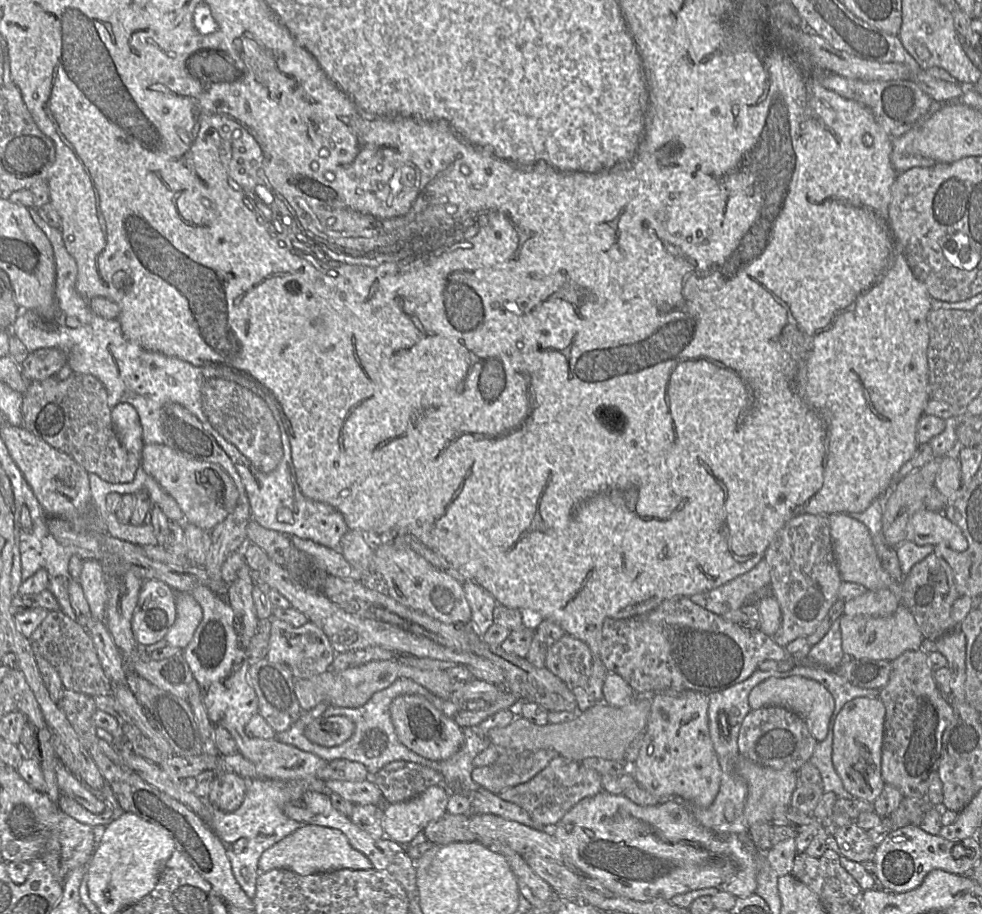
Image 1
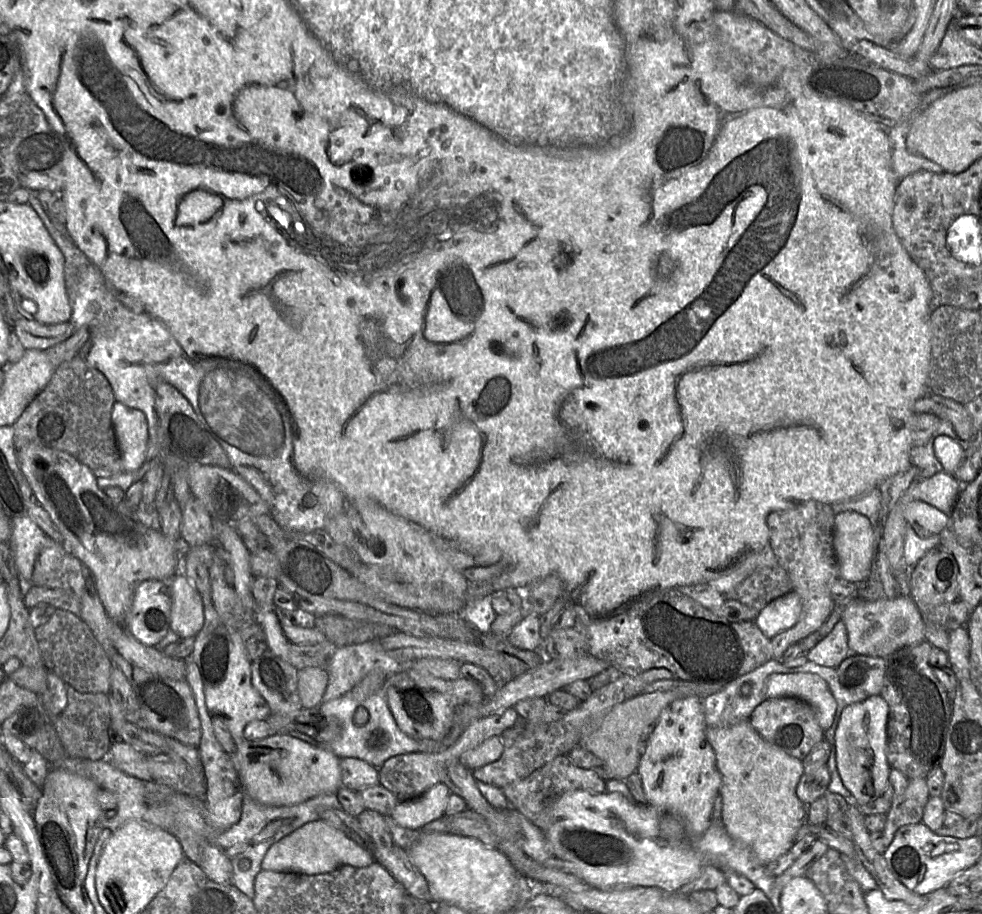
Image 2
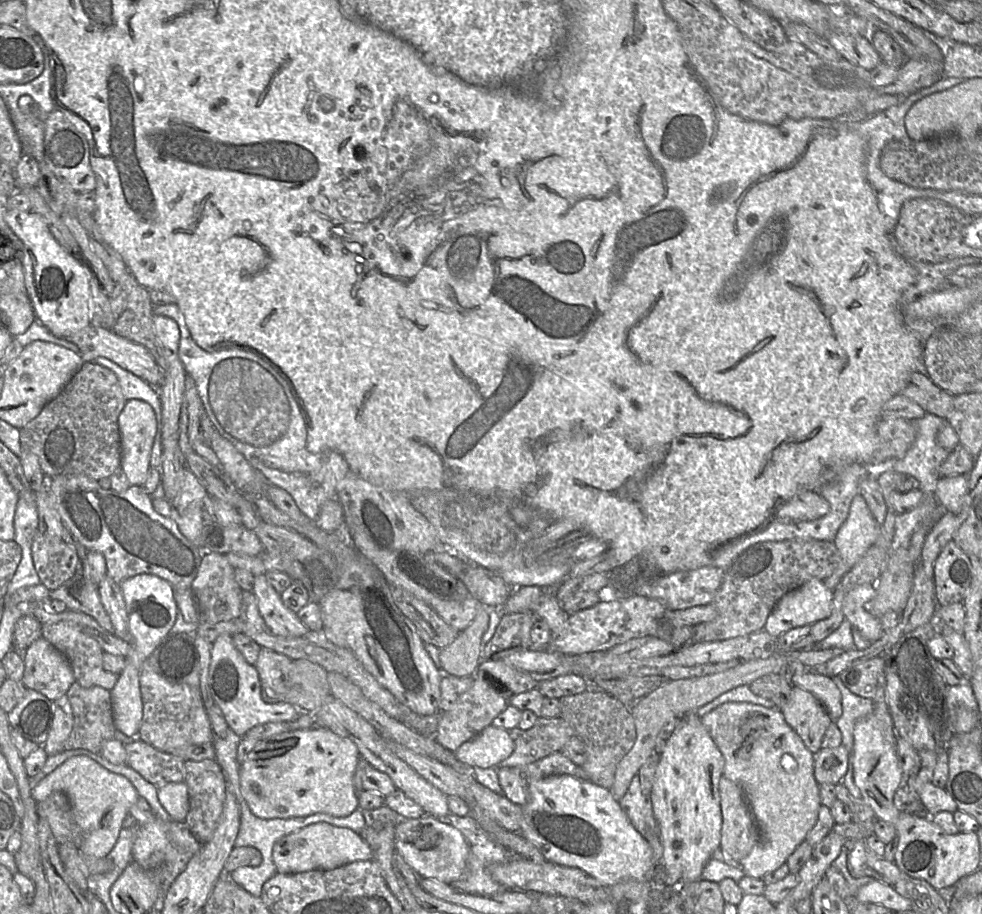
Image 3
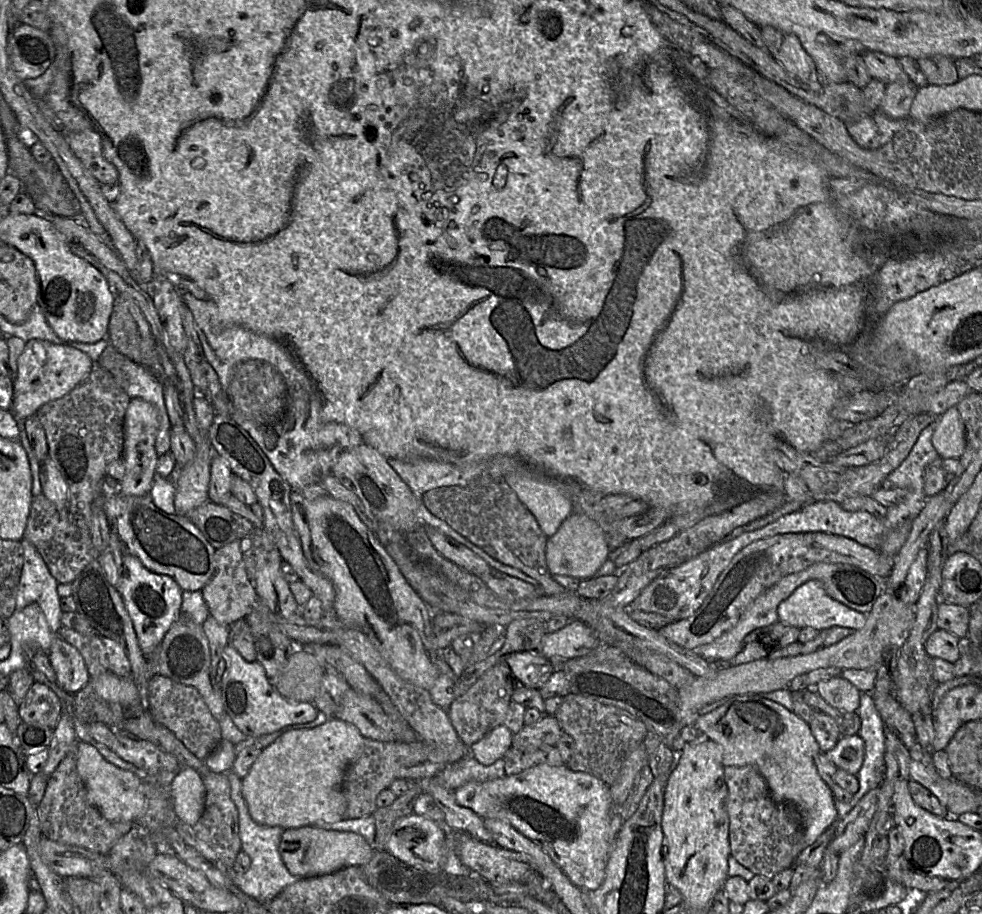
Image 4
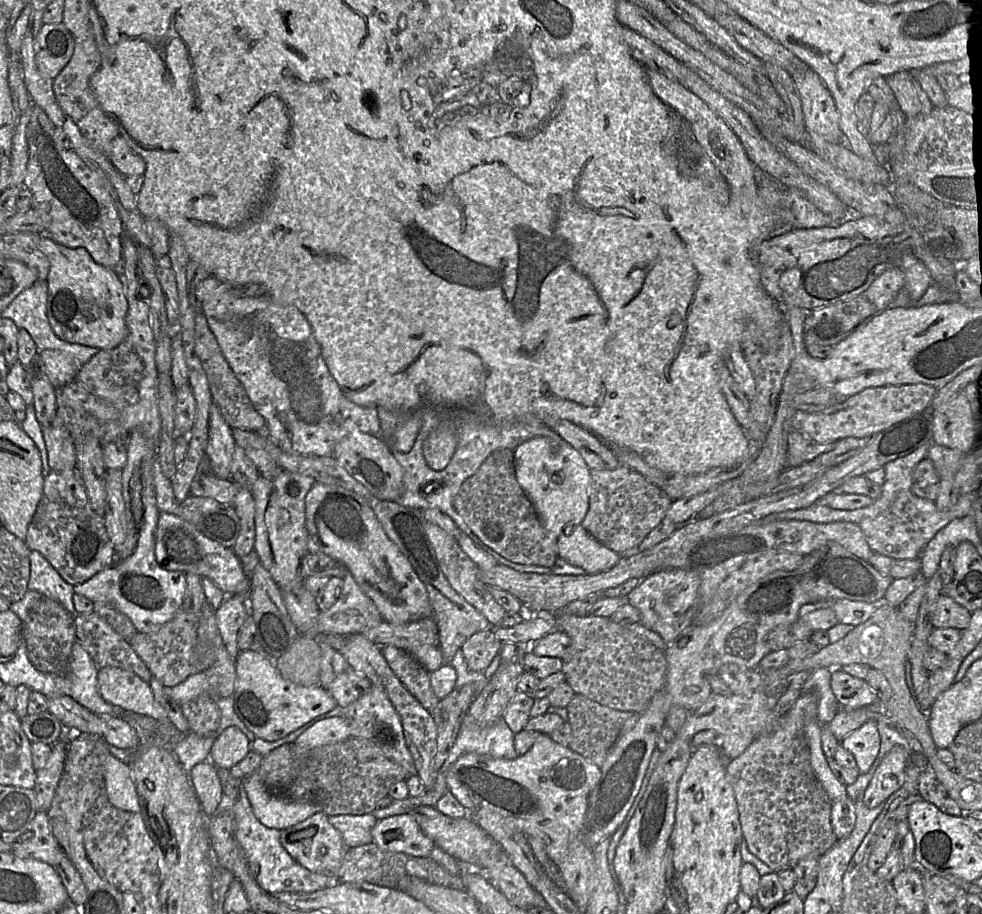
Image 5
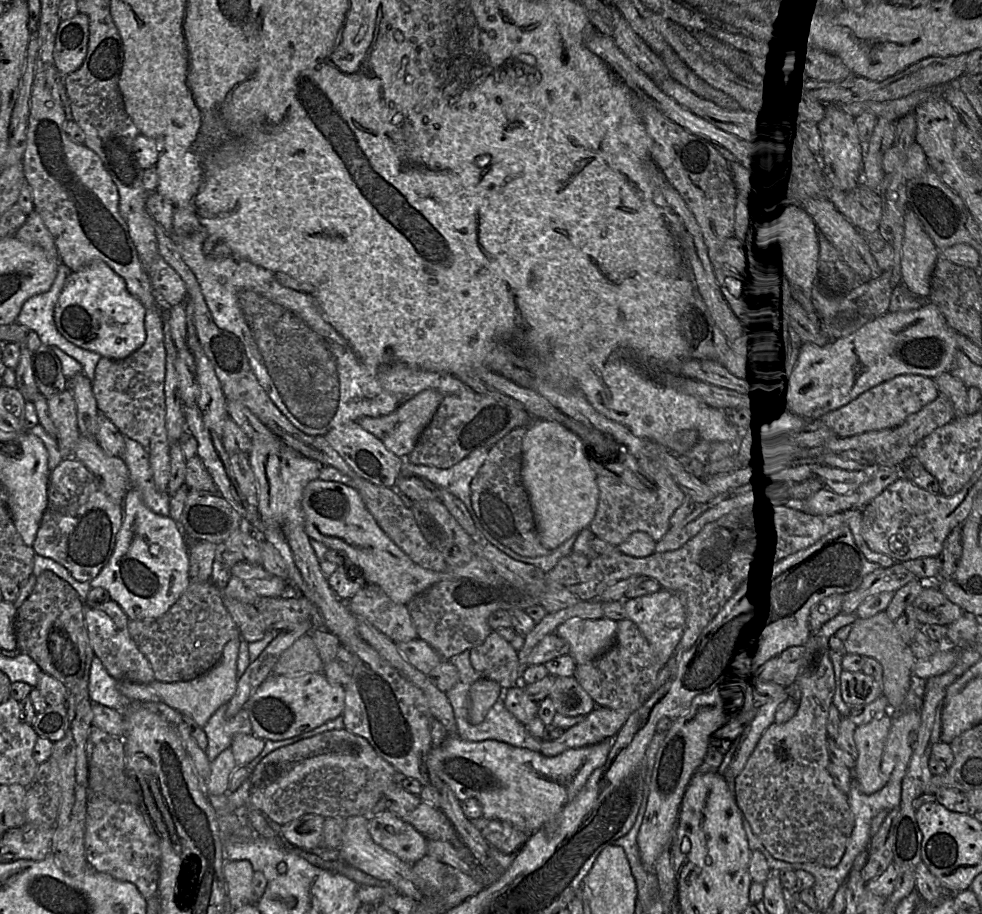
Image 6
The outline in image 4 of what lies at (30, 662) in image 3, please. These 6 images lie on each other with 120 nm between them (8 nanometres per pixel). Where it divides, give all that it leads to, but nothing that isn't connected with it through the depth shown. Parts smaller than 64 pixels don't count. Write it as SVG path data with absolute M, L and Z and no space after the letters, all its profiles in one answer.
M60 636L52 637L48 655L57 685L65 692L75 693L90 681L83 656Z

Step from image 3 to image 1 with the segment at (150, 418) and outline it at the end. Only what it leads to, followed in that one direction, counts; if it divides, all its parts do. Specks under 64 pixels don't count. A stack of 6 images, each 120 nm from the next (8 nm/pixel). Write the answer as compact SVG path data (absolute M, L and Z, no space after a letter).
M119 403L112 409L112 421L123 446L141 460L145 444L140 417L136 409L129 403Z

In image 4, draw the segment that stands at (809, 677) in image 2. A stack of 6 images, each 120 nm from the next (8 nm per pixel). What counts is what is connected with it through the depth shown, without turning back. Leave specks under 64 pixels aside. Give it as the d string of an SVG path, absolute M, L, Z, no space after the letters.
M841 675L819 681L812 687L834 708L855 712L859 707L862 692Z

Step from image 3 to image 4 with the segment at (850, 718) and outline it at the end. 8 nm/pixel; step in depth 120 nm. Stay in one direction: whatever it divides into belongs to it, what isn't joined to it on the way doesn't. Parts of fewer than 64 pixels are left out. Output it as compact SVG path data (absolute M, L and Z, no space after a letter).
M861 693L856 713L861 719L858 734L864 741L865 756L861 769L856 774L859 789L848 803L835 801L840 810L840 819L846 816L858 801L870 790L881 785L886 774L886 725L876 709L871 693Z

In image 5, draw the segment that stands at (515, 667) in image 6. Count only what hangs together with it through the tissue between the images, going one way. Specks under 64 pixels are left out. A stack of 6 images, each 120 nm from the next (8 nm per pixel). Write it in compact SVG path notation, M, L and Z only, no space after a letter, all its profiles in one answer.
M491 628L474 633L463 643L461 649L468 667L476 672L484 672L500 654L502 645Z

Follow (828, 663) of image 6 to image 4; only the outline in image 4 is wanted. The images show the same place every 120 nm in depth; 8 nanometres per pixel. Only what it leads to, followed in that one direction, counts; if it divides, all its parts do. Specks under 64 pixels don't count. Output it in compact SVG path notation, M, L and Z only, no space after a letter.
M726 766L724 777L728 788L731 856L755 875L770 879L777 873L795 866L797 856L807 847L801 810L791 802L774 802L766 780L754 766Z

